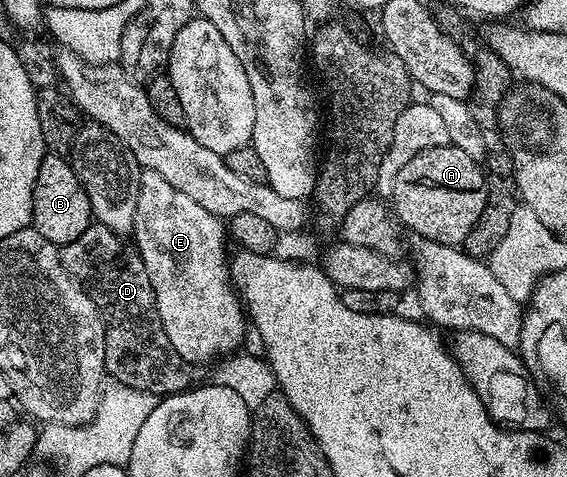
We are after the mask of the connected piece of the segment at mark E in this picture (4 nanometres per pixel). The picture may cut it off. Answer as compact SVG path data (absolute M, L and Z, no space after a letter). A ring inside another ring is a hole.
M141 169L138 188L138 208L134 208L134 224L131 235L136 238L134 249L146 264L146 276L150 276L150 288L154 288L154 300L166 340L189 364L208 362L211 358L223 359L239 351L244 344L250 322L246 317L244 303L232 284L230 273L230 254L224 251L226 226L221 219L215 218L202 204L190 200L186 192L178 192L174 184L164 180L158 172Z

